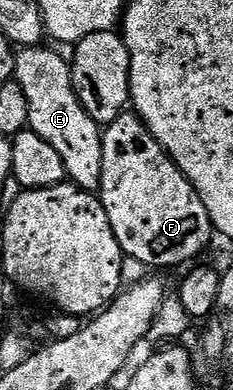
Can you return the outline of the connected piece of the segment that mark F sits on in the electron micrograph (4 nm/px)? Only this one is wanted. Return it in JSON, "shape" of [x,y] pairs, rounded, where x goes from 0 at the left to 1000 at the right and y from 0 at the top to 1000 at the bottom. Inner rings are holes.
{"shape":[[[524,290],[481,321],[438,333],[438,346],[433,469],[416,503],[442,518],[442,538],[451,551],[468,551],[485,603],[502,603],[502,623],[532,651],[601,667],[631,685],[670,679],[682,690],[708,687],[712,679],[798,682],[833,672],[833,659],[901,623],[906,608],[914,610],[914,590],[897,541],[880,541],[880,521],[863,521],[811,459],[794,459],[785,441],[751,426],[742,408],[691,377],[691,367],[657,356],[592,290]]]}

